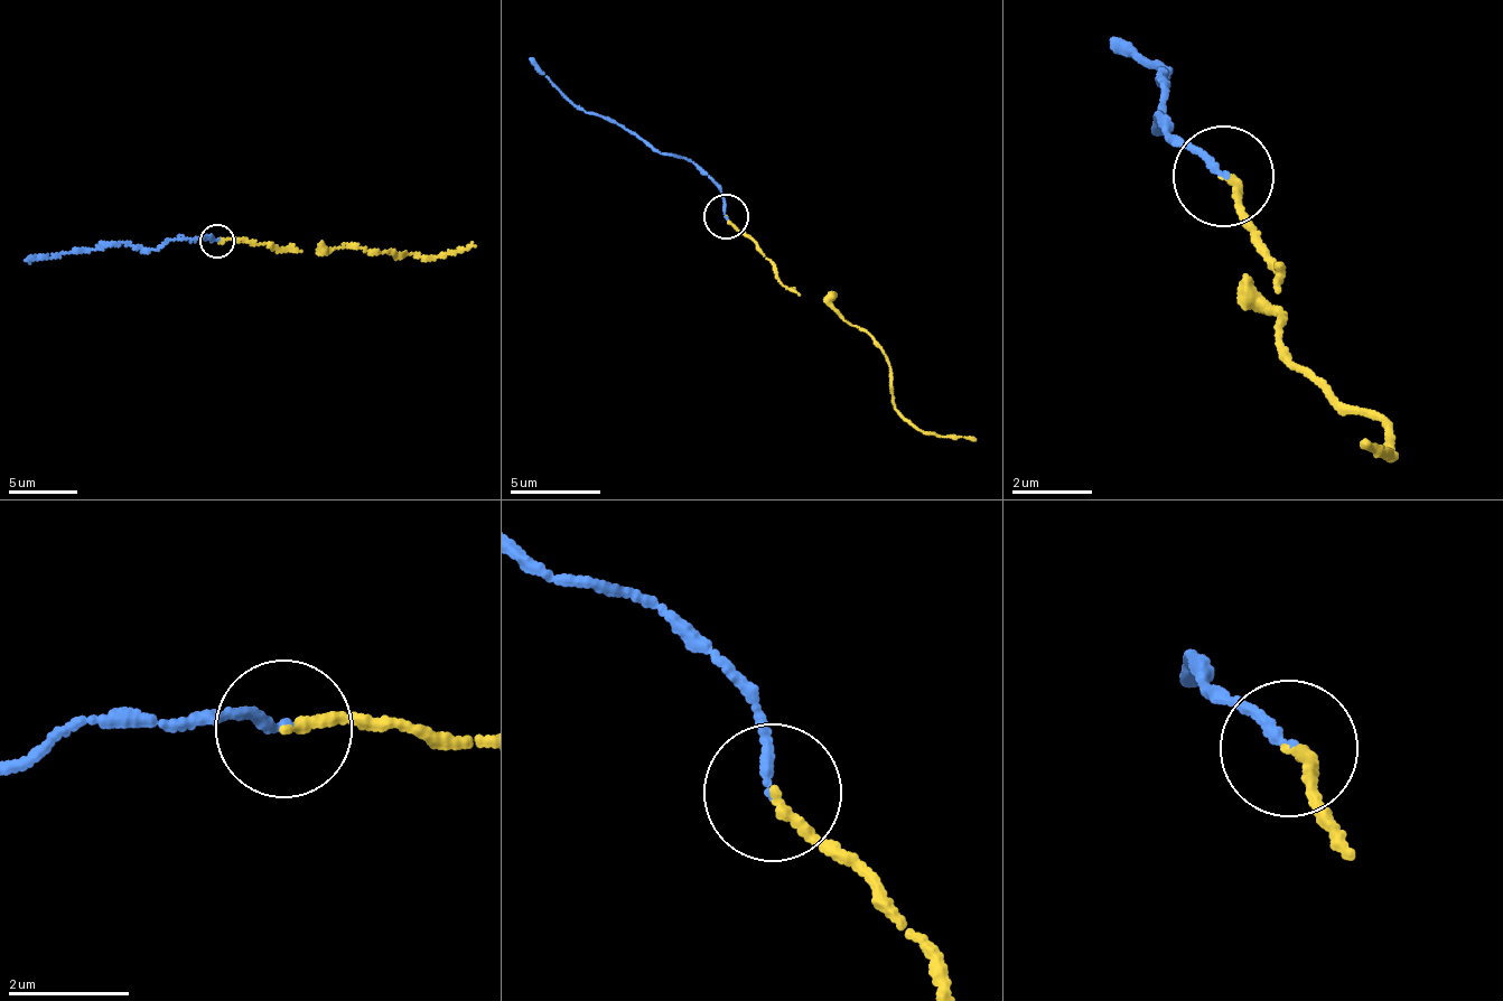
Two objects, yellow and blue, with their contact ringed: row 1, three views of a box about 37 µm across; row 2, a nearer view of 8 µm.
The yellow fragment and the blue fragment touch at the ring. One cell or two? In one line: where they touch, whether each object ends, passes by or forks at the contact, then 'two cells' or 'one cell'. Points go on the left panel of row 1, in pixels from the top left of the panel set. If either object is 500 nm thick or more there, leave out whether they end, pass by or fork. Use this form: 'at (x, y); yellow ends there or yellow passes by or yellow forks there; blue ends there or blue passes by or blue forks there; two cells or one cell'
at (217, 241); yellow ends there; blue ends there; one cell

